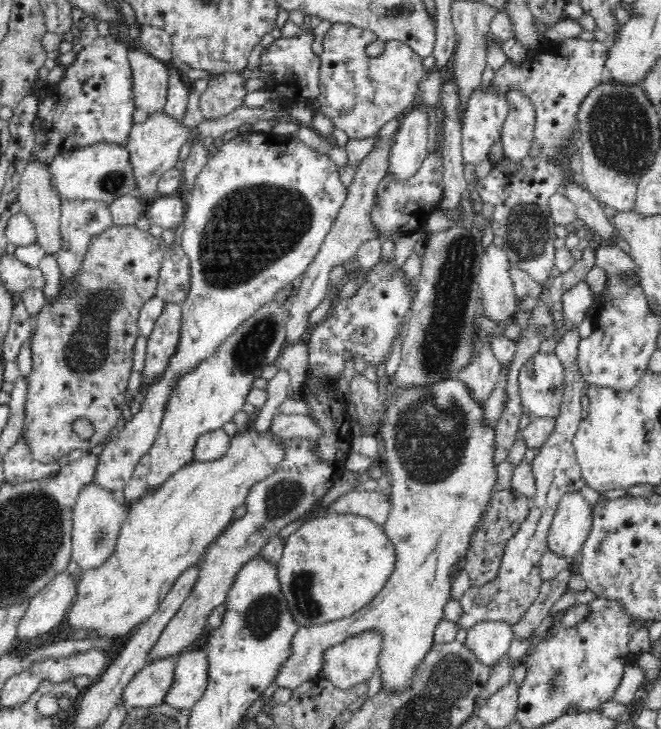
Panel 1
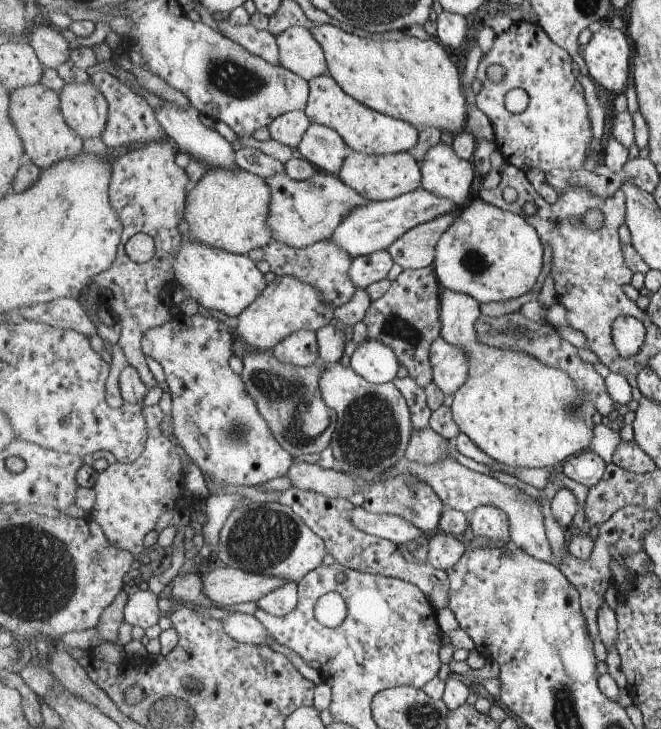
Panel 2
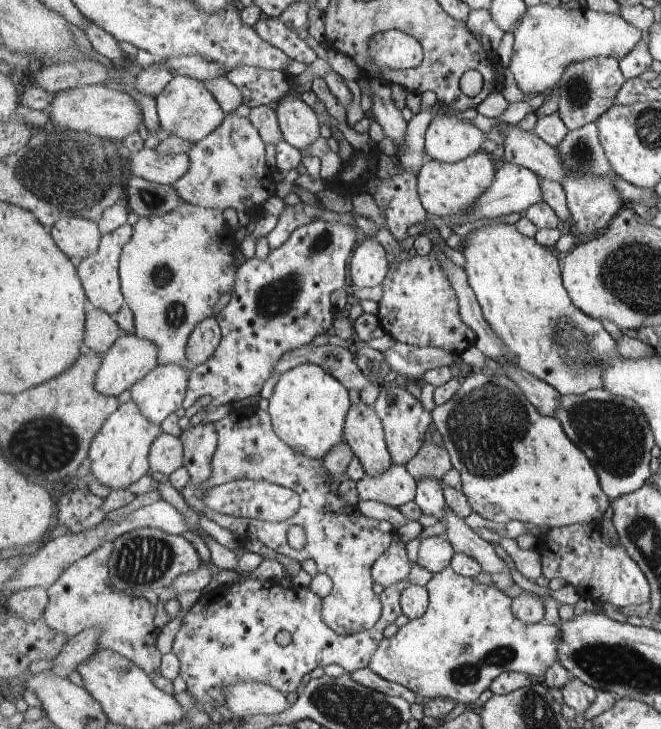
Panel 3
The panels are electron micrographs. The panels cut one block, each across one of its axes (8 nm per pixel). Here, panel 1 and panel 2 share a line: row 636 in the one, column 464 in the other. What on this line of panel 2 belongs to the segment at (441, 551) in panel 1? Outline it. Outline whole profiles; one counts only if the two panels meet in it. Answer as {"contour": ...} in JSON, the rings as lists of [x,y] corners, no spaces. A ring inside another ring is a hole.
{"contour":[[[442,289],[441,291],[441,313],[442,313],[442,337],[451,344],[451,346],[457,346],[461,348],[467,356],[469,356],[469,376],[467,382],[463,384],[461,388],[454,394],[453,402],[451,404],[451,412],[453,415],[453,420],[459,426],[460,432],[466,434],[470,440],[485,454],[492,457],[494,460],[501,462],[511,468],[523,468],[523,469],[547,469],[567,460],[570,456],[578,455],[587,450],[592,444],[594,439],[595,427],[598,424],[598,408],[596,404],[590,400],[590,397],[584,395],[584,392],[576,385],[576,382],[561,369],[549,366],[545,364],[542,360],[539,360],[535,355],[527,353],[526,351],[521,351],[518,349],[512,349],[511,347],[506,347],[505,349],[498,349],[483,343],[481,337],[477,330],[475,330],[476,324],[479,318],[482,317],[481,310],[479,310],[480,302],[473,298],[473,296],[462,293],[453,292],[452,290]]]}

